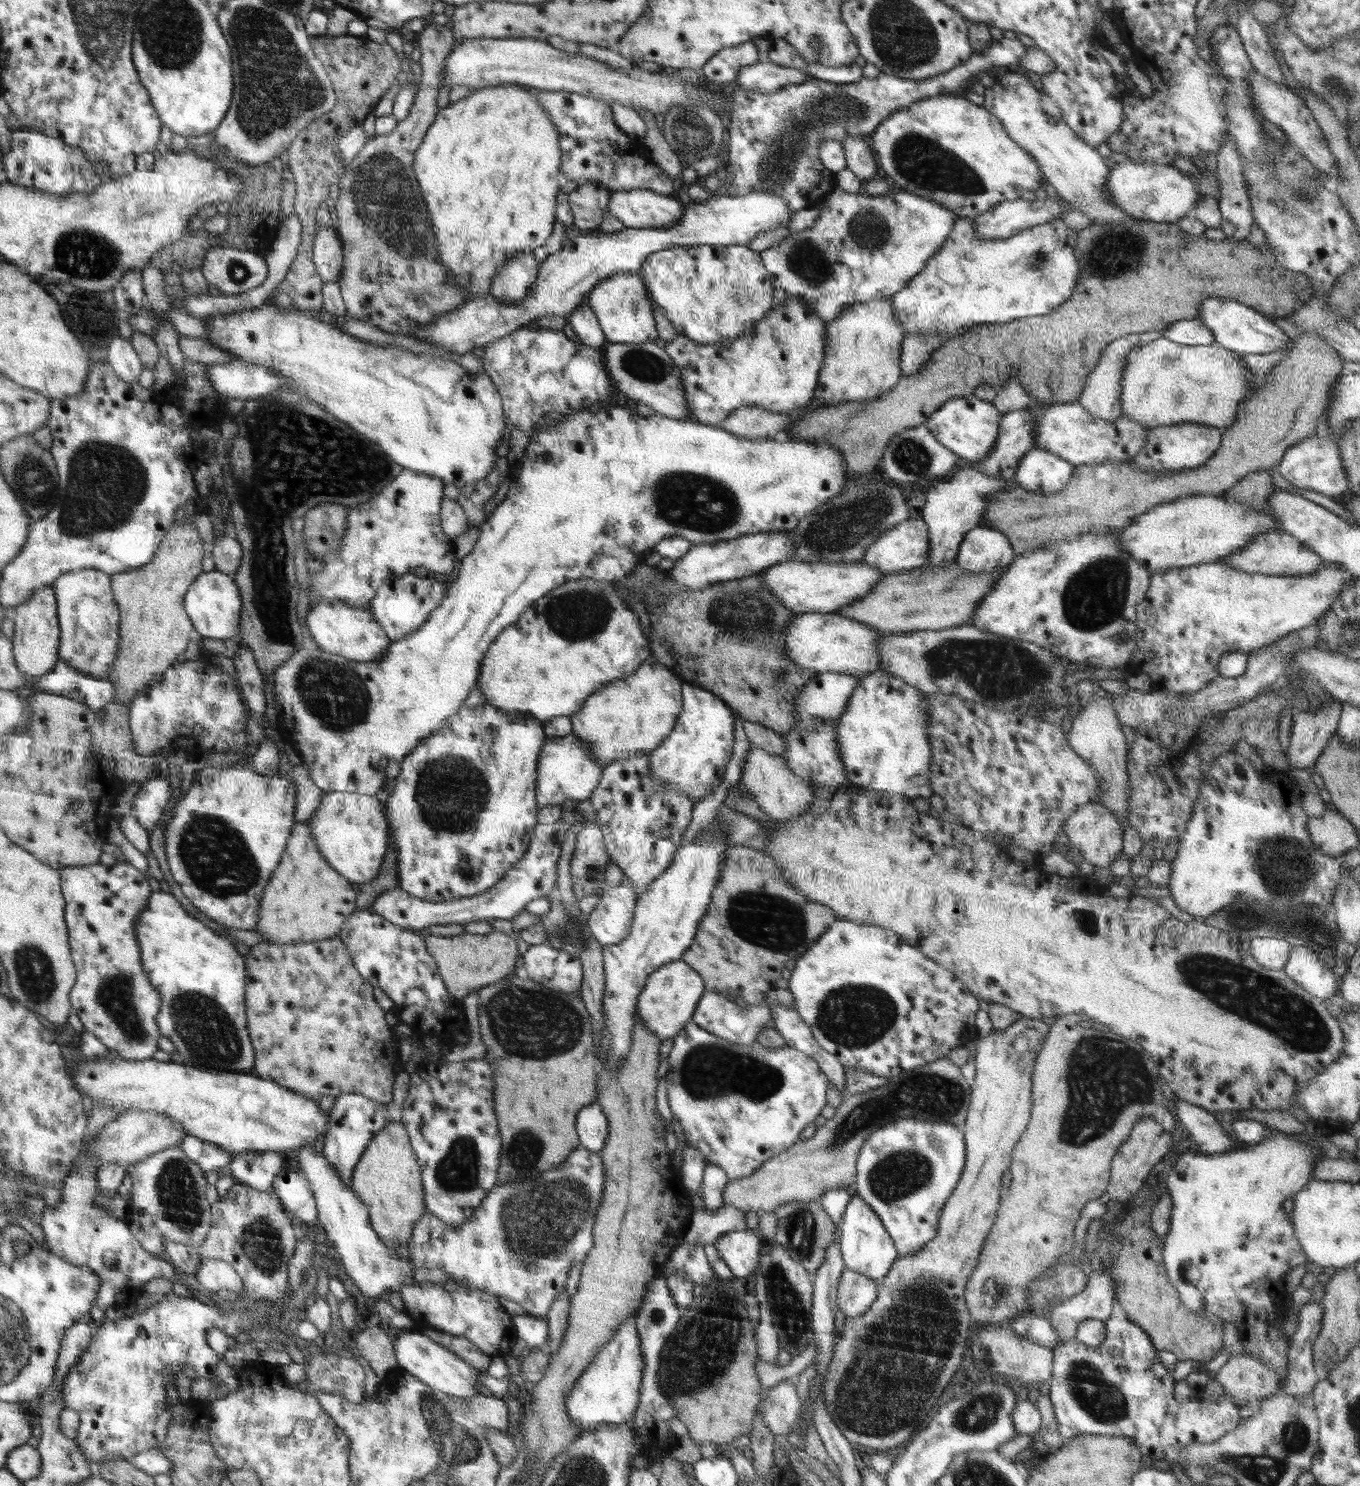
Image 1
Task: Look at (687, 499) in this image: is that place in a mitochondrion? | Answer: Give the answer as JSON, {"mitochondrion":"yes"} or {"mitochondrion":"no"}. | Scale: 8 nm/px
{"mitochondrion":"yes"}

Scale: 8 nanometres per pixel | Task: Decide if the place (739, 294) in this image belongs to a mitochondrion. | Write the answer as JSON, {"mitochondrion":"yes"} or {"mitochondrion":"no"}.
{"mitochondrion":"yes"}

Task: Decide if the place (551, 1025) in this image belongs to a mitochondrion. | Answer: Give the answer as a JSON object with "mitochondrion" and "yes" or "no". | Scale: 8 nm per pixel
{"mitochondrion":"yes"}

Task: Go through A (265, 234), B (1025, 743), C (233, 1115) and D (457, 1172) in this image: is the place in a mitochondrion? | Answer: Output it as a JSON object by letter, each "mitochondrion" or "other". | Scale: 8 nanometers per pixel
{"A":"other","B":"other","C":"other","D":"mitochondrion"}

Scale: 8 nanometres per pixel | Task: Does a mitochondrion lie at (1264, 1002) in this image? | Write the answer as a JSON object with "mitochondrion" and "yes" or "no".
{"mitochondrion":"yes"}

